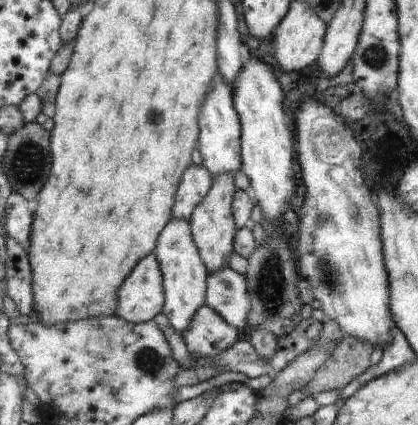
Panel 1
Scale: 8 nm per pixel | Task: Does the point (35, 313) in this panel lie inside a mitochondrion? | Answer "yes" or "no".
no

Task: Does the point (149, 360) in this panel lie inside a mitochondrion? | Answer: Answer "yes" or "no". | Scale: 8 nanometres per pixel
yes

